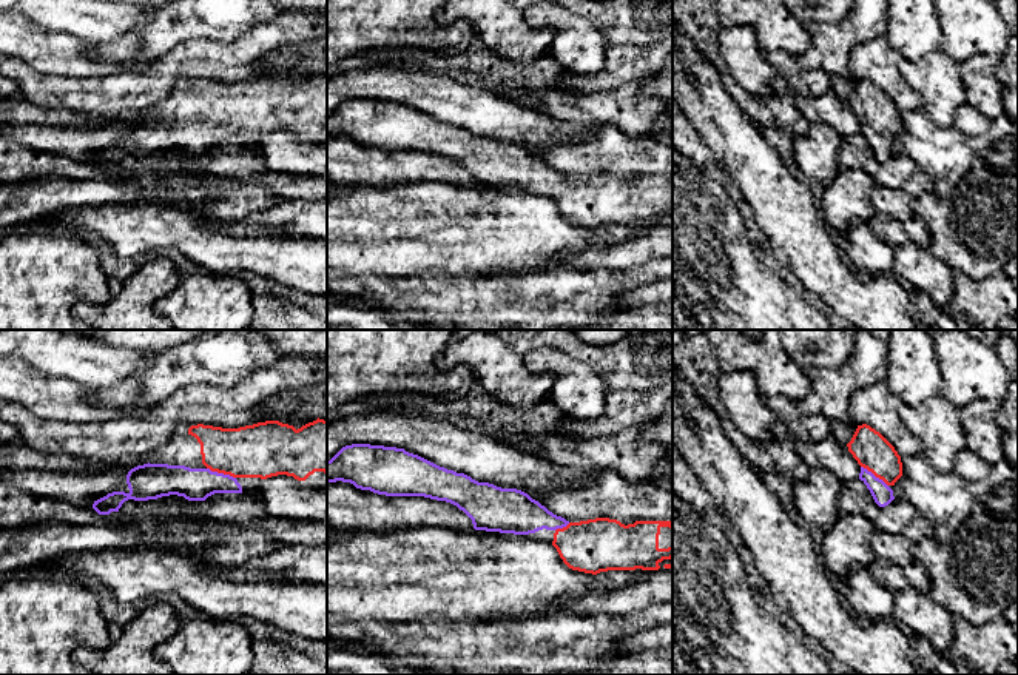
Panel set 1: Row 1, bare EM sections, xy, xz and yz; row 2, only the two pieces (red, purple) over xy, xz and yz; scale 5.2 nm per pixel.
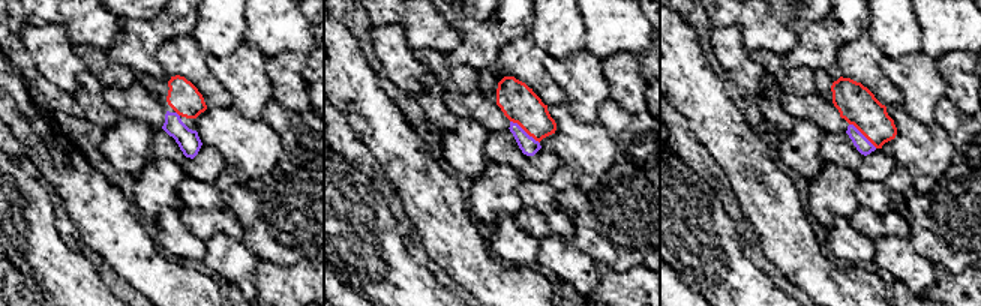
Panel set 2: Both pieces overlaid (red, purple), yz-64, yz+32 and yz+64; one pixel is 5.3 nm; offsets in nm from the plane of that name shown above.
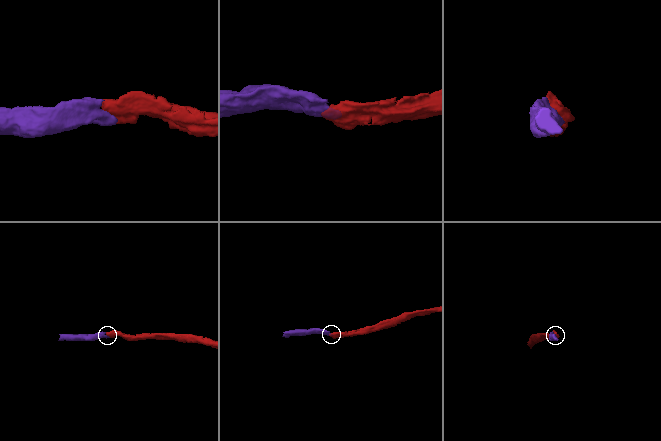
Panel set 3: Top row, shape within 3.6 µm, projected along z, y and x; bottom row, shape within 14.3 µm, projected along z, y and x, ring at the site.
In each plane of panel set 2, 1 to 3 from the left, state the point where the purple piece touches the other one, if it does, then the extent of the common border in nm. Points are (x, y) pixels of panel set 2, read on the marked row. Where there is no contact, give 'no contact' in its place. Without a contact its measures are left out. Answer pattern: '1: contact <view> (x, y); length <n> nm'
1: contact yz-64 (177, 113); length 40 nm
2: contact yz+32 (525, 131); length 200 nm
3: contact yz+64 (863, 134); length 200 nm

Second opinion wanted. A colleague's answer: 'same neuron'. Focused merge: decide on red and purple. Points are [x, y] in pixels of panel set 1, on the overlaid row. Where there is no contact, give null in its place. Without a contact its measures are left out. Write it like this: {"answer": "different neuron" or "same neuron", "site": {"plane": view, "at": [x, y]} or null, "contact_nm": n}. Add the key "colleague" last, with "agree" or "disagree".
{"answer": "same neuron", "site": {"plane": "xy", "at": [221, 472]}, "contact_nm": 160, "colleague": "agree"}

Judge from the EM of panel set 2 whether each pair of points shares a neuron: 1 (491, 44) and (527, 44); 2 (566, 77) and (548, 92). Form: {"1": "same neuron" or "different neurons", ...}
{"1": "different neurons", "2": "different neurons"}

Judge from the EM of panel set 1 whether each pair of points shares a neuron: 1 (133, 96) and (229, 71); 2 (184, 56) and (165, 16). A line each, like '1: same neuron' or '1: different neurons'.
1: same neuron
2: different neurons

